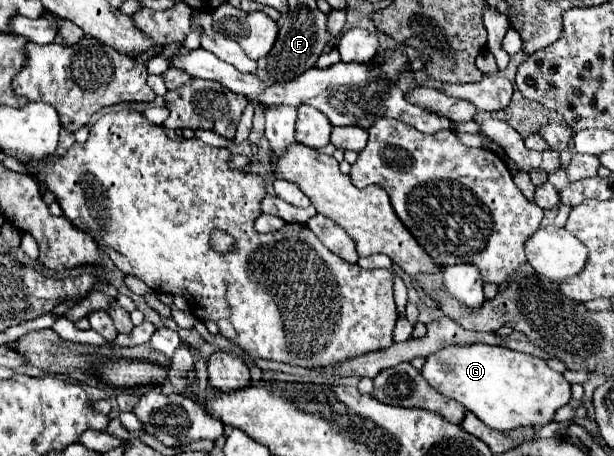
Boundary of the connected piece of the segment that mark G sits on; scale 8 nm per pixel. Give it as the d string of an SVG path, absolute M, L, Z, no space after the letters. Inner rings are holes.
M444 346L440 352L426 358L422 376L436 392L460 402L494 430L544 426L552 422L556 410L566 406L572 398L570 384L560 372L550 370L542 358L508 350L504 346Z

